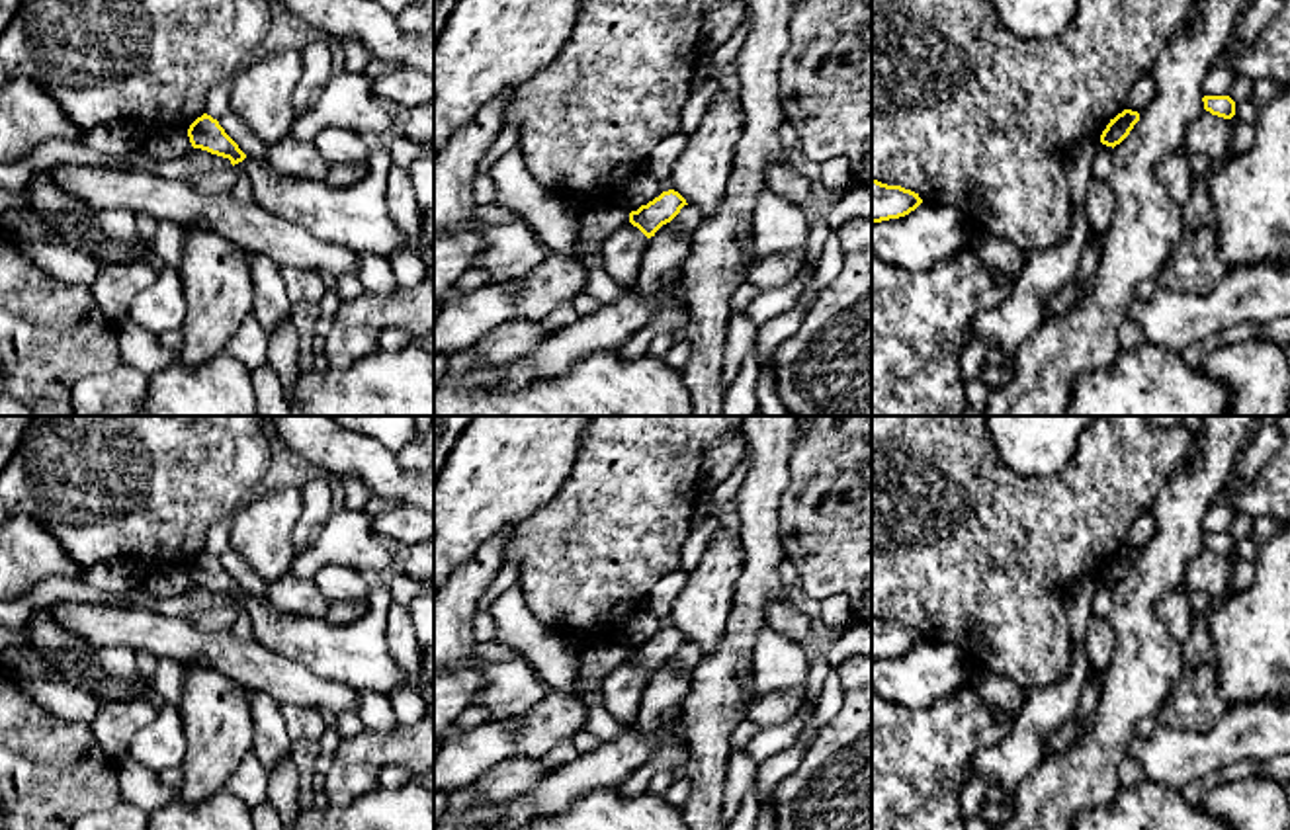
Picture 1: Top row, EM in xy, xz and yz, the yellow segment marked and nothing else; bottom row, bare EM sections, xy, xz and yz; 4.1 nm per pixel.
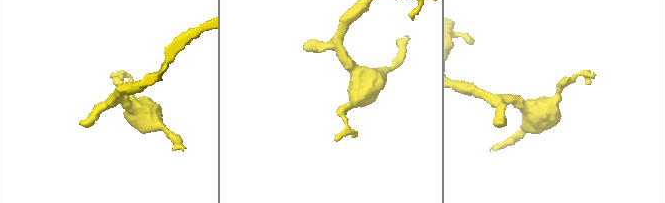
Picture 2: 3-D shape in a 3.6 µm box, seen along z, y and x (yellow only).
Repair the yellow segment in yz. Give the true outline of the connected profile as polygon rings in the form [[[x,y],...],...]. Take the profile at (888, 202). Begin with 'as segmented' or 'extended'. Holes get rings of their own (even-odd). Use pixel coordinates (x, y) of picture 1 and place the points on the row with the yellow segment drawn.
as segmented; [[[872,178],[872,225],[899,219],[915,211],[923,199],[901,186],[887,186]]]

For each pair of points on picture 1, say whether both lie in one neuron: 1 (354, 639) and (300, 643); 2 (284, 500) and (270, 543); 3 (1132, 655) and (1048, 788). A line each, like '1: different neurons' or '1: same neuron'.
1: same neuron
2: same neuron
3: same neuron

